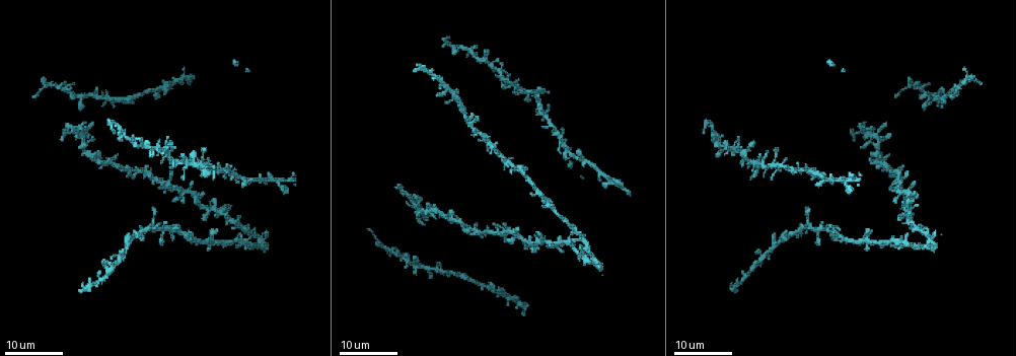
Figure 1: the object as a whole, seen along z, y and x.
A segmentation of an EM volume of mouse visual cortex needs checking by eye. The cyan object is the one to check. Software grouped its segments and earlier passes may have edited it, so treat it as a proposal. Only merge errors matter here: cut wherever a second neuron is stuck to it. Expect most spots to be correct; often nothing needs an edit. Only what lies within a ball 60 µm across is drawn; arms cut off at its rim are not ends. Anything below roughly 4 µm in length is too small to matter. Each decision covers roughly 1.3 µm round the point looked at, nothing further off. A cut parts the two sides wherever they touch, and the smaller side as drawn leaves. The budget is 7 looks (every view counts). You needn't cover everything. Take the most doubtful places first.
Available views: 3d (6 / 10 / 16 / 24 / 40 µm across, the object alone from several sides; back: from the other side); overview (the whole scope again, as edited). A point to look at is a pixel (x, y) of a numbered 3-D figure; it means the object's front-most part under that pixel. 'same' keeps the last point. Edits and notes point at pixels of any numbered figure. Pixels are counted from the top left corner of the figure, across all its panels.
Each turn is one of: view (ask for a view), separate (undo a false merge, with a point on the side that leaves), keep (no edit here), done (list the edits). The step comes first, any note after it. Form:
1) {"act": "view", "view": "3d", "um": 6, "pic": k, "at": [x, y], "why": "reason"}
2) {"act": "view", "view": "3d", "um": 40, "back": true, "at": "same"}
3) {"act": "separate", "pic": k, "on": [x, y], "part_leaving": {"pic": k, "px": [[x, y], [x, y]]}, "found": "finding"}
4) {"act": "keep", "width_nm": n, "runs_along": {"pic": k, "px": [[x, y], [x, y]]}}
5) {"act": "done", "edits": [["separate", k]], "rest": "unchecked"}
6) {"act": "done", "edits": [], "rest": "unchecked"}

{"act": "view", "view": "3d", "um": 24, "pic": 1, "at": [77, 94], "why": "four or more arms meet"}

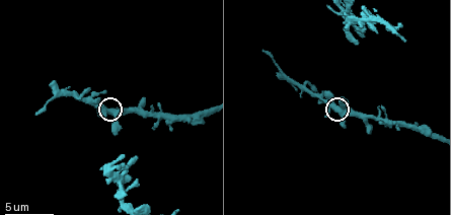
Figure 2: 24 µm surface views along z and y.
{"act": "view", "view": "3d", "um": 6, "pic": 2, "at": [337, 111], "why": "closer look"}

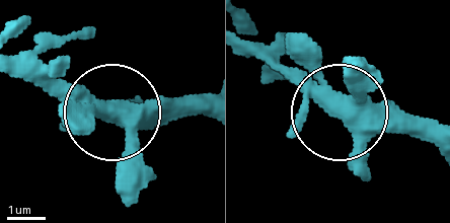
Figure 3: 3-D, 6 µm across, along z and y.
{"act": "keep", "found": "all the same neuron"}

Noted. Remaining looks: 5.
{"act": "view", "view": "3d", "um": 16, "pic": 1, "at": [803, 171], "why": "a fork"}

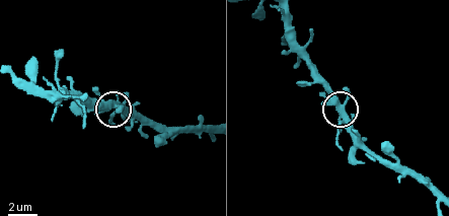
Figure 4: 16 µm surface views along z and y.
{"act": "view", "view": "3d", "um": 10, "pic": 4, "at": [114, 102]}

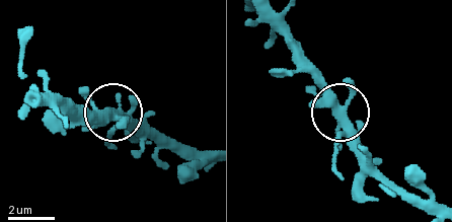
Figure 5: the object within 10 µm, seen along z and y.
{"act": "keep", "side_arm_um": 20, "found": "continuous, no second neuron"}

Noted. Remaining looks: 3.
{"act": "view", "view": "3d", "um": 6, "pic": 2, "at": [122, 175], "why": "looks like a crossing"}

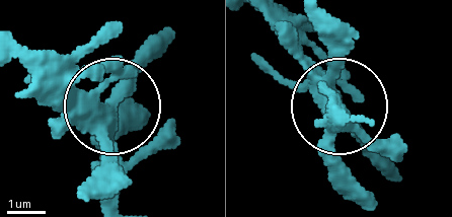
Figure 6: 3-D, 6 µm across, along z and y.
{"act": "keep", "width_nm": 420, "found": "one neuron here"}

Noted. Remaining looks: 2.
{"act": "done", "edits": [], "rest": "unchecked"}

